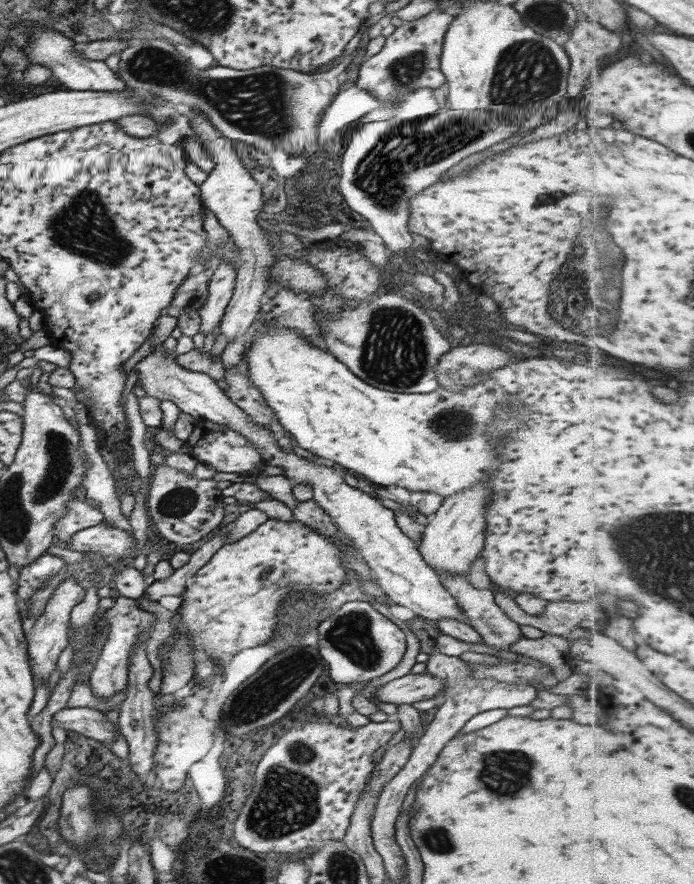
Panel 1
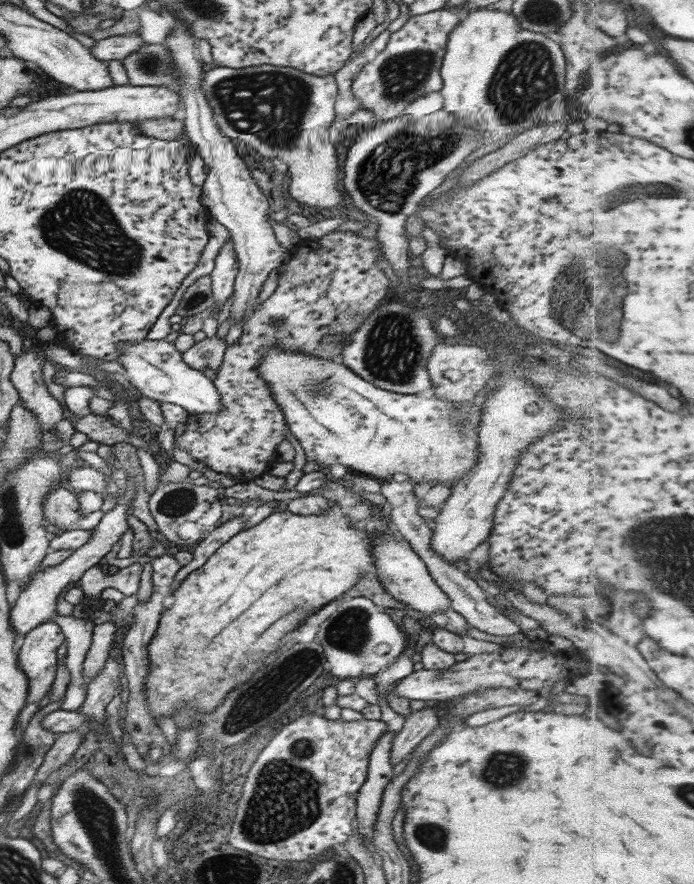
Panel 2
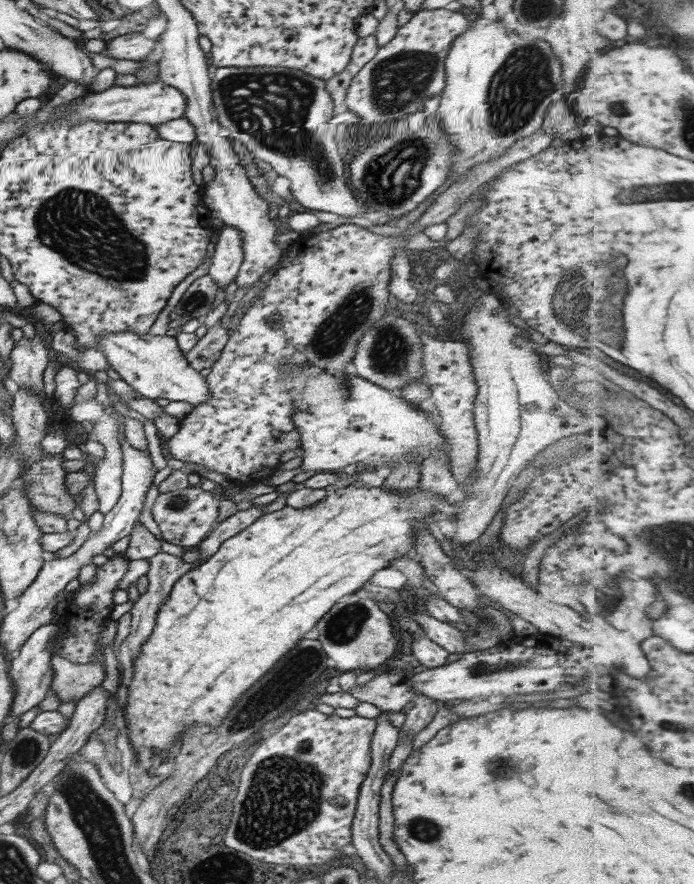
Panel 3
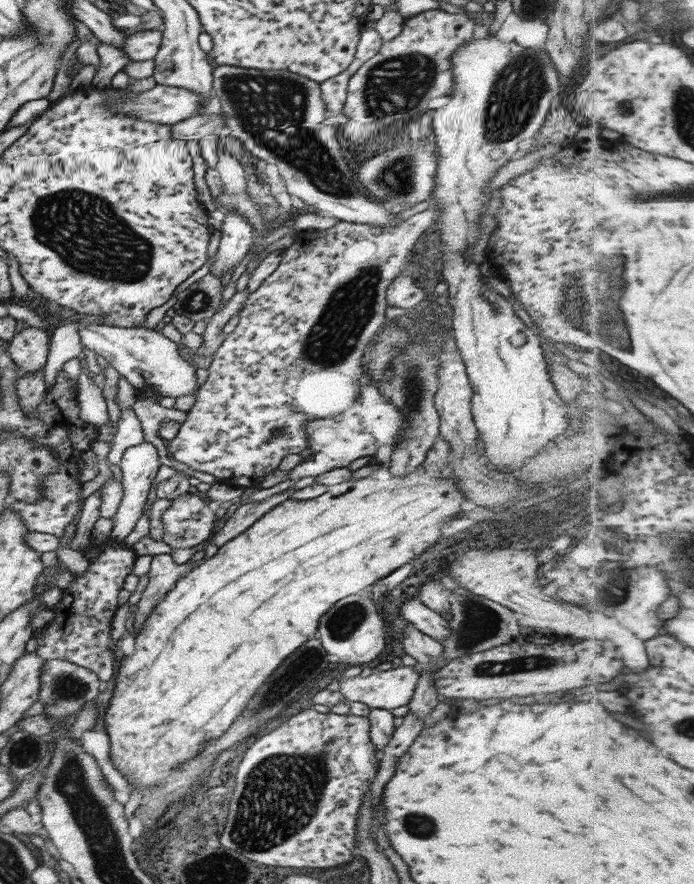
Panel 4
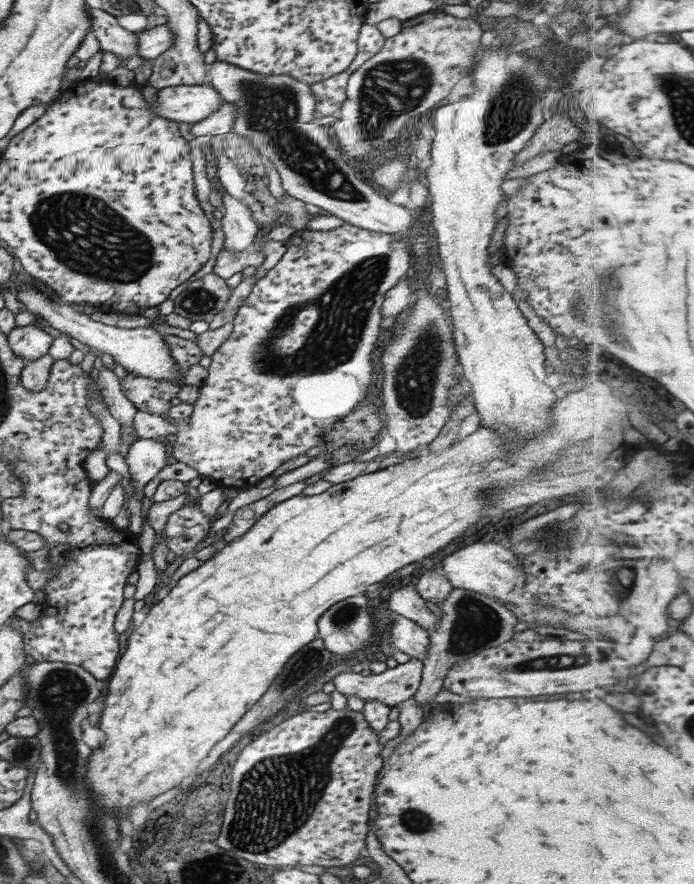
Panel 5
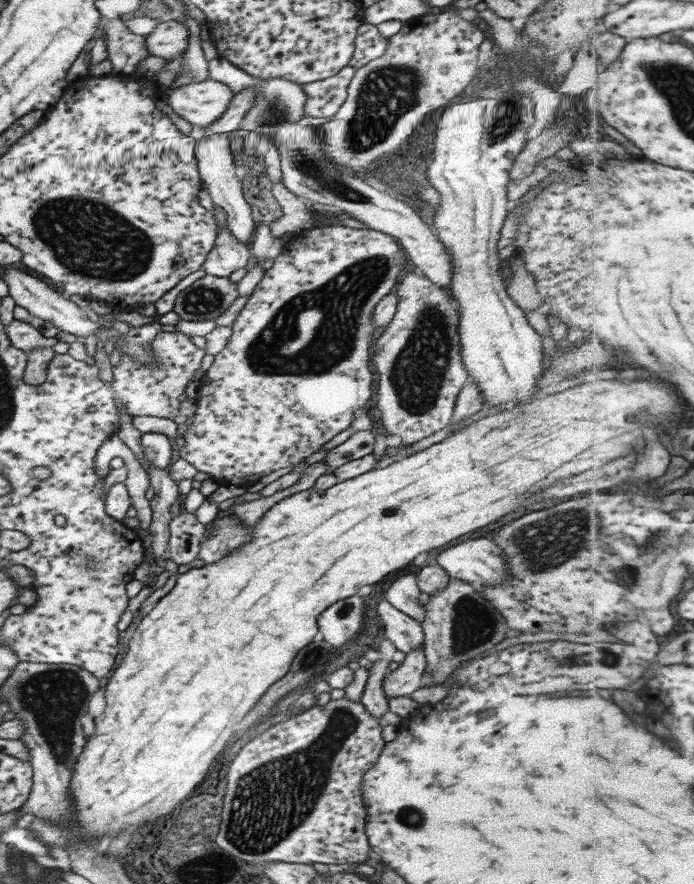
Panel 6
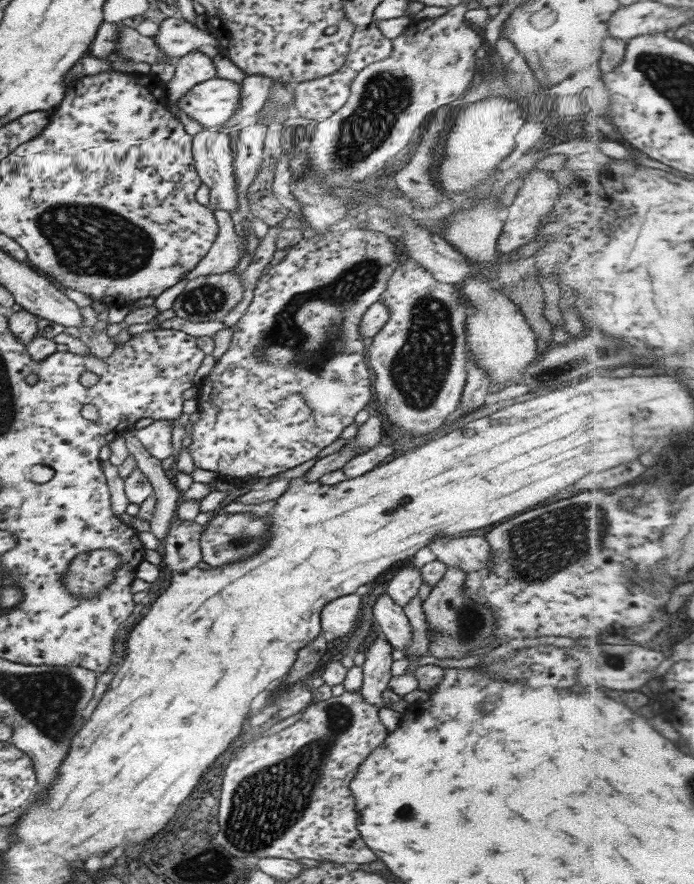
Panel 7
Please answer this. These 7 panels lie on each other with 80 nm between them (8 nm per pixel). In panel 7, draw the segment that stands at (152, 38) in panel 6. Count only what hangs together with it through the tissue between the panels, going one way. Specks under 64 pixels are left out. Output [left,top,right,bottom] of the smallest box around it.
[154,17,219,59]

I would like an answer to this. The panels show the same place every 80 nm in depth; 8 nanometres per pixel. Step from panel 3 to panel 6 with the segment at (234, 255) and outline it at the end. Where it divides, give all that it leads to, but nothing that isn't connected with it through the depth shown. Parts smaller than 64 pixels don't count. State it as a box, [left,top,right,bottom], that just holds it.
[194,133,255,245]

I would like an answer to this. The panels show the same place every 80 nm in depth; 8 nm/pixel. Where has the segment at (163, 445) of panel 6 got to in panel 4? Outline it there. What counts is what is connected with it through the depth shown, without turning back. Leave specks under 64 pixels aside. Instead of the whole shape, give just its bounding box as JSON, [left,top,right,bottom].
[108,443,159,542]

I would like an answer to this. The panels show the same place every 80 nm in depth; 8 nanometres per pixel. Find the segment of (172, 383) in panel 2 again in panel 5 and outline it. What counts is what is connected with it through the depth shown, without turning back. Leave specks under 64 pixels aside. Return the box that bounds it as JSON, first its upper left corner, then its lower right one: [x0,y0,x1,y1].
[11,279,185,388]

